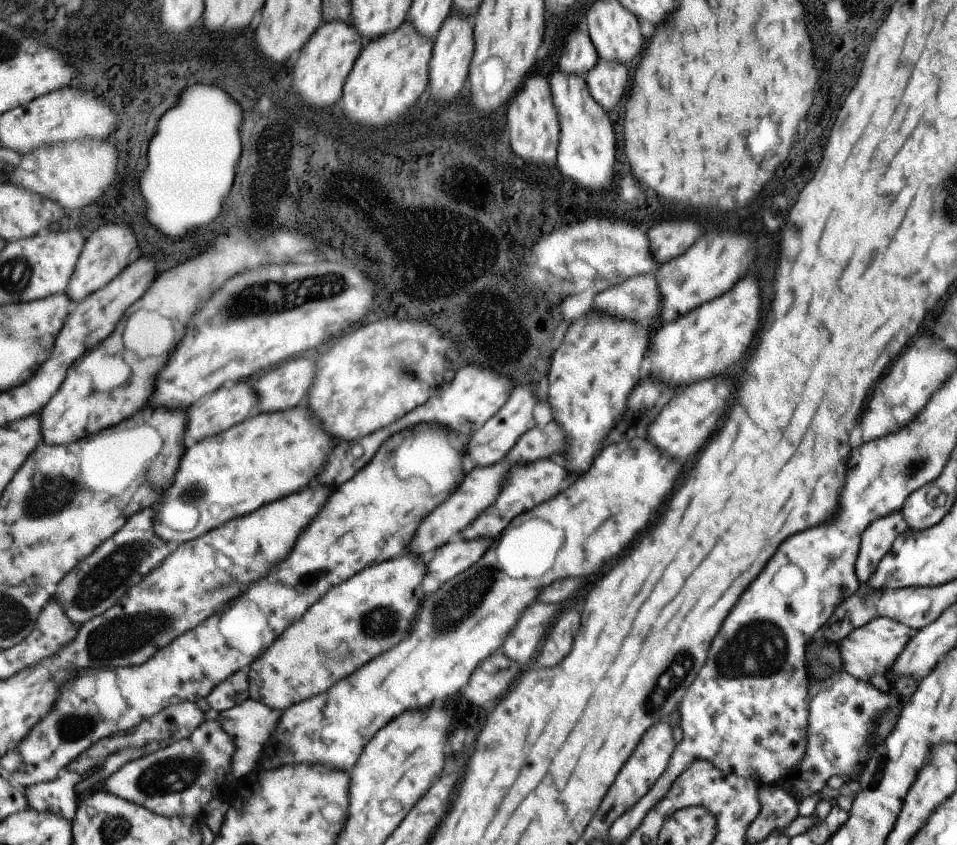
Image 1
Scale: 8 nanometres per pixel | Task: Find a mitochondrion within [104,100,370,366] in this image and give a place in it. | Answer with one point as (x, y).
(248, 303)

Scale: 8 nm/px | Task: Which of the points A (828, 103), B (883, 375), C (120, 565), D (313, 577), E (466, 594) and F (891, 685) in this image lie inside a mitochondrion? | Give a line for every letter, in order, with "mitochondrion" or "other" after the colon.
A: other
B: other
C: mitochondrion
D: mitochondrion
E: mitochondrion
F: other

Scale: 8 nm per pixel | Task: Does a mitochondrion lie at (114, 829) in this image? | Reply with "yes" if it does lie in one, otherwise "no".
yes

